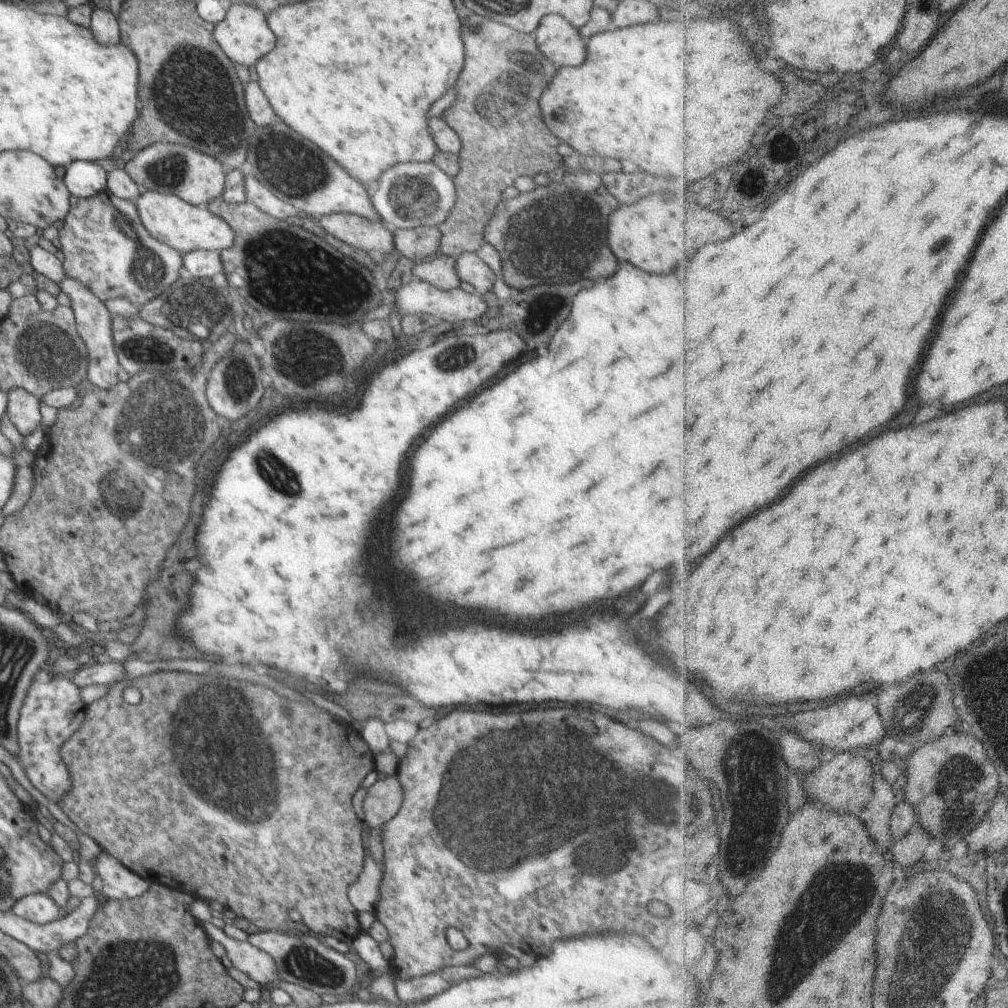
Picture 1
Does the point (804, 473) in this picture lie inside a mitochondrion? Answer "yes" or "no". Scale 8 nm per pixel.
no

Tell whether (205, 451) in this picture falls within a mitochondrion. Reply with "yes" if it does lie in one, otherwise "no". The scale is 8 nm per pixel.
yes

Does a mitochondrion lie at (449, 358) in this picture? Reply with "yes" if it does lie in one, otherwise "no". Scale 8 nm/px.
yes

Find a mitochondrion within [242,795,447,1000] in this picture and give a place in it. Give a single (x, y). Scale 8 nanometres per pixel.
(305, 961)

